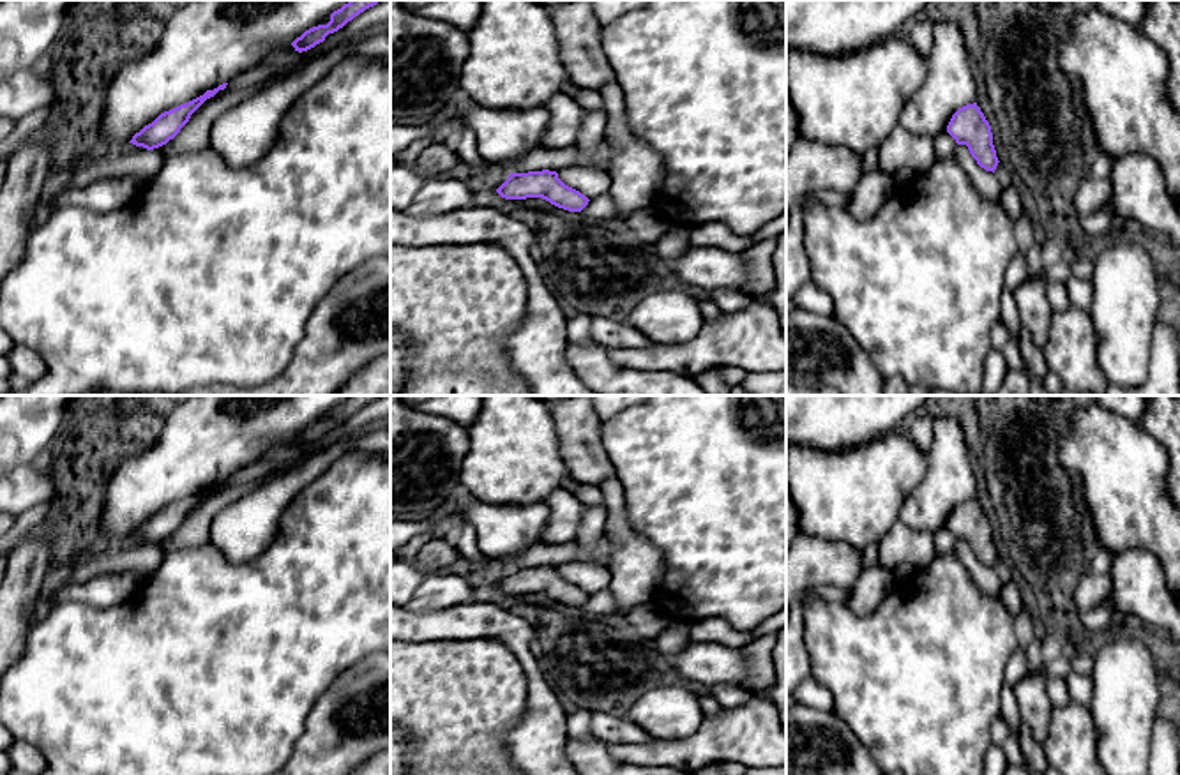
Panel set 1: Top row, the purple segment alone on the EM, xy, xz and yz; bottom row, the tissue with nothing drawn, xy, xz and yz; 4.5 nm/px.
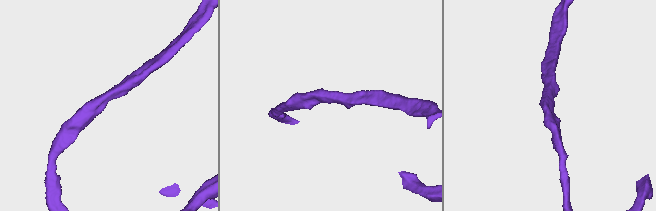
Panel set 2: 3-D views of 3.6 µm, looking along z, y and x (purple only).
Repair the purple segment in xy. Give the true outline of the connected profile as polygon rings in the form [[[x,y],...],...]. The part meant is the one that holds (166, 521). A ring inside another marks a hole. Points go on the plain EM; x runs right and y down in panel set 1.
[[[228,478],[219,480],[214,485],[207,485],[203,491],[180,500],[170,507],[161,508],[152,519],[145,521],[132,531],[129,538],[143,542],[147,546],[159,544],[173,535],[180,524],[189,517],[191,510],[219,485],[224,485]]]

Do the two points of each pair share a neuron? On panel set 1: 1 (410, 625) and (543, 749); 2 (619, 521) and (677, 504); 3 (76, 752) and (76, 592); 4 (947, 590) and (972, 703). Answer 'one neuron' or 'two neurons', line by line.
1: one neuron
2: two neurons
3: two neurons
4: one neuron

